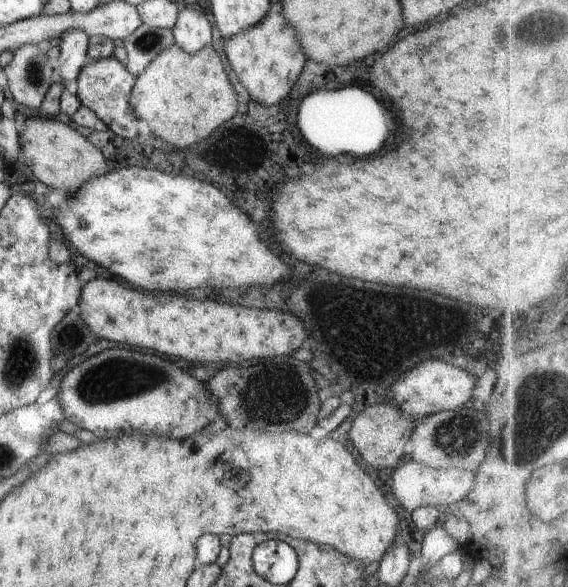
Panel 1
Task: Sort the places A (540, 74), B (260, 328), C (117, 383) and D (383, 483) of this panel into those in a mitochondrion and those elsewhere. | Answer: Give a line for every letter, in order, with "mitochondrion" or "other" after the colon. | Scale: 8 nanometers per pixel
A: other
B: other
C: mitochondrion
D: other

